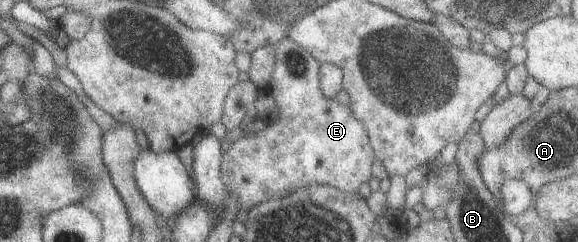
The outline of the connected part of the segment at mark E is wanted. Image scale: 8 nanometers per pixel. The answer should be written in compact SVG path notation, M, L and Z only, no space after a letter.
M287 37L280 39L273 47L274 68L267 86L278 114L270 124L266 122L264 128L252 136L243 131L241 137L234 139L221 155L219 171L226 194L234 196L240 208L249 209L268 198L312 185L328 185L342 192L356 193L360 184L368 182L375 162L362 122L350 114L348 105L340 104L335 98L326 98L320 92L320 63L308 51Z

